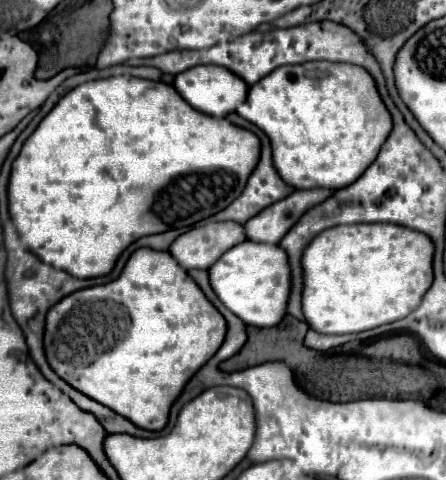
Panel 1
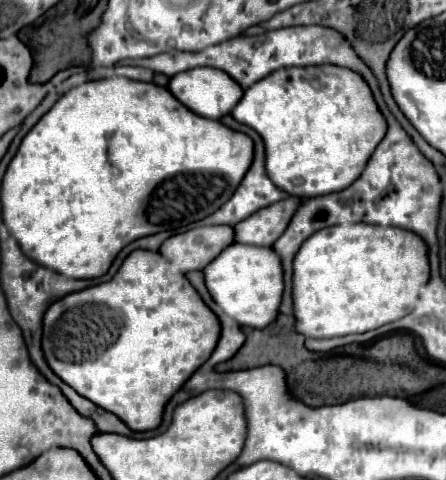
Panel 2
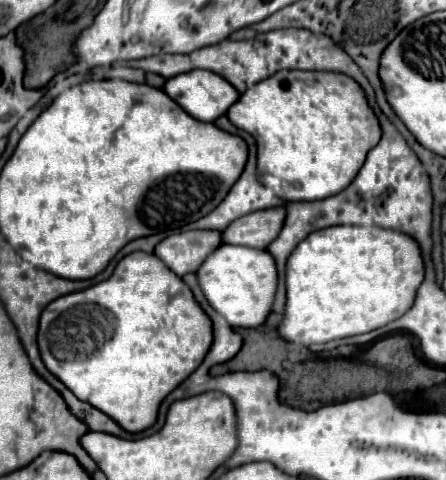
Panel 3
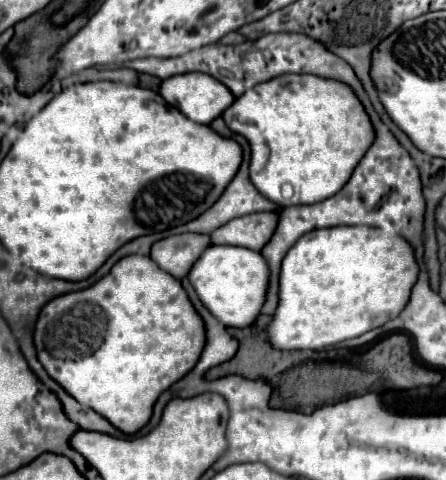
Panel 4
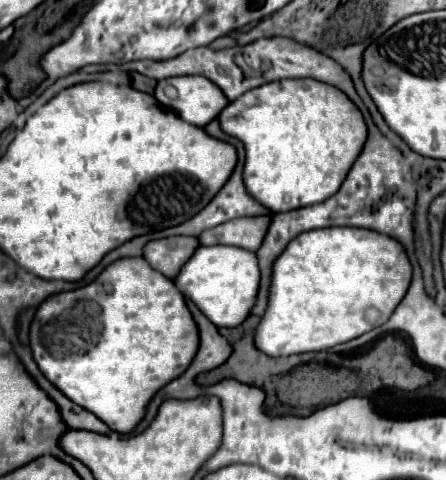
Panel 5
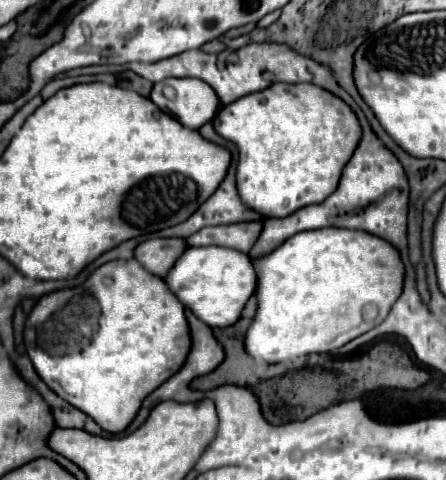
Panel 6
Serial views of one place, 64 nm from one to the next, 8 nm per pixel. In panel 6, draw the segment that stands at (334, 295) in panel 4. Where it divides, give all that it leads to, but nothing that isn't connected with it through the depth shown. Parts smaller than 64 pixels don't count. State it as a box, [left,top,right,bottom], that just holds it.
[246,228,404,362]

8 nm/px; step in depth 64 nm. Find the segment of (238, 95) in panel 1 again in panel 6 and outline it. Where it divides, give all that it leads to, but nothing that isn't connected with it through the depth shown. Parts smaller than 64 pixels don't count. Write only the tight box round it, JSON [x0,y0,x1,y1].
[152,78,220,130]

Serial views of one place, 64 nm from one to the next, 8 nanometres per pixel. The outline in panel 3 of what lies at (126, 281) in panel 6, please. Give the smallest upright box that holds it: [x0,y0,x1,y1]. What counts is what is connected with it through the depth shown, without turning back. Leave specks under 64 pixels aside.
[38,252,212,432]

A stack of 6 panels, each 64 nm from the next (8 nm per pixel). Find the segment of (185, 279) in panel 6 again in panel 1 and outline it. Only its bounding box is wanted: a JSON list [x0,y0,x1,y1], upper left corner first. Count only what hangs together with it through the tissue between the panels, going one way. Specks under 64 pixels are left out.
[210,242,292,326]

